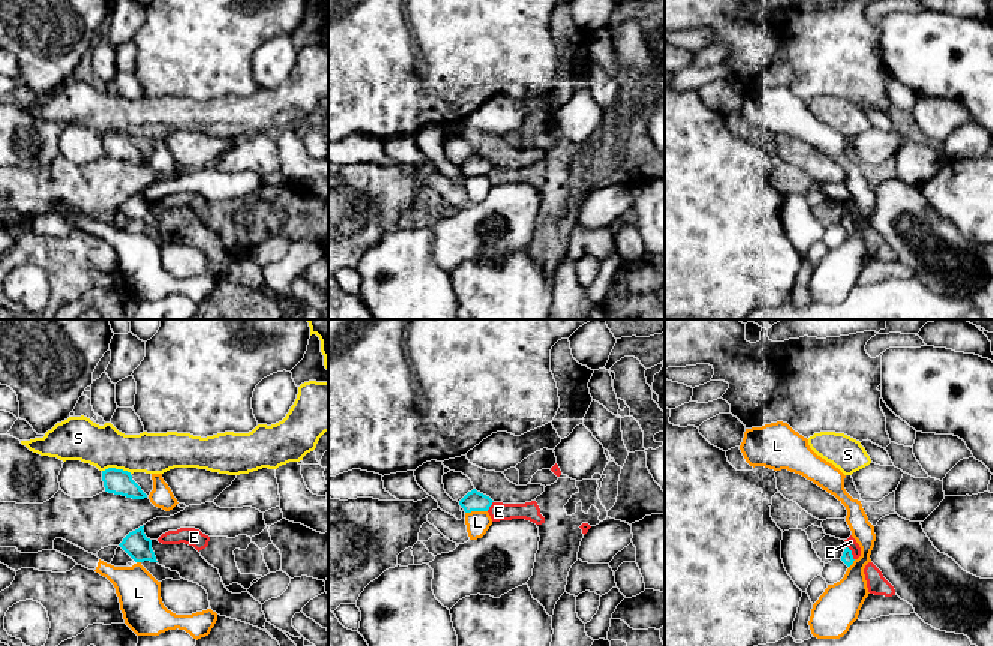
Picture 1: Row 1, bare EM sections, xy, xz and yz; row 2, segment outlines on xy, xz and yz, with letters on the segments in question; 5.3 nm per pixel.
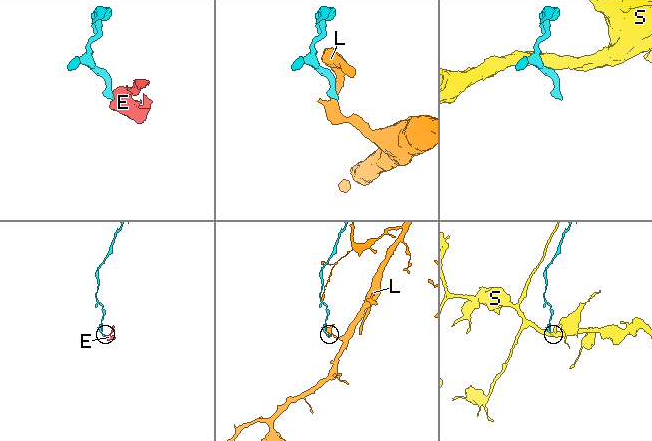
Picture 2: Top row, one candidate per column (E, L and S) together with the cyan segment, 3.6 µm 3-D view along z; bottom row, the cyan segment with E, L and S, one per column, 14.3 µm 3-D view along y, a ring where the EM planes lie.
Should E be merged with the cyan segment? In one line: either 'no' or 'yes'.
no

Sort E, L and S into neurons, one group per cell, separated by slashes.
E / L / S

